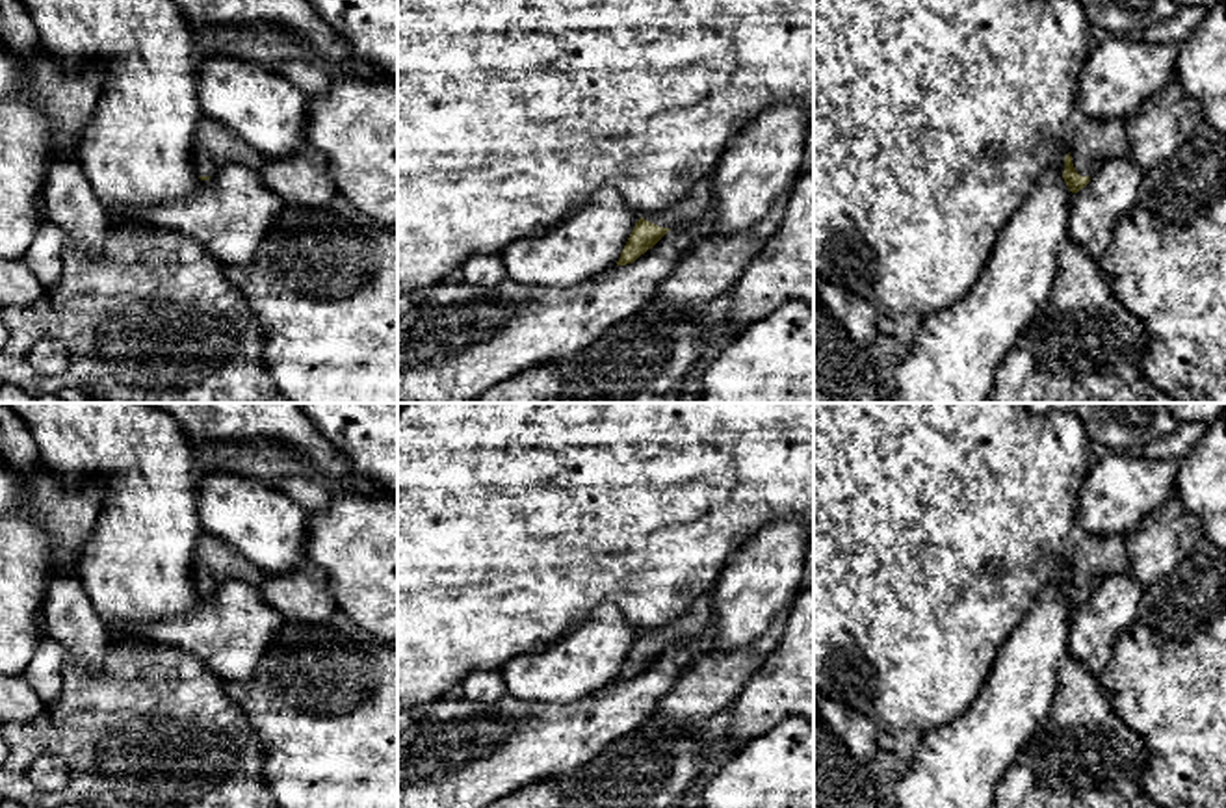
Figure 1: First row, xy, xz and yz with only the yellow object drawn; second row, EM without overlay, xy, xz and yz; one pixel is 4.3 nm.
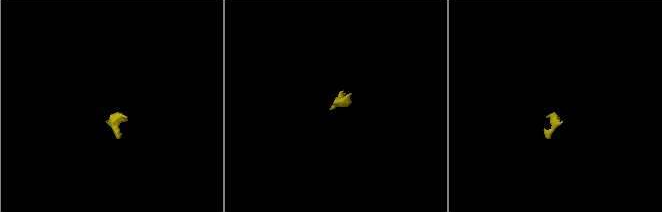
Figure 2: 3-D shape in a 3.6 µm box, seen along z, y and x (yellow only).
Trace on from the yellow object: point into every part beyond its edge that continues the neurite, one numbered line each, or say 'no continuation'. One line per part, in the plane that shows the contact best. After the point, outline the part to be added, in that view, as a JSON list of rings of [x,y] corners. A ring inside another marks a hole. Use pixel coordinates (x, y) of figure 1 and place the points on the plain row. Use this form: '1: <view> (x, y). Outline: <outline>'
1: xz (691, 623). Outline: [[[704,593],[674,622],[648,630],[645,635],[663,645],[685,643],[708,628],[711,620],[711,594]]]
2: yz (1093, 558). Outline: [[[1076,533],[1066,554],[1072,580],[1081,593],[1092,593],[1113,574],[1131,567],[1126,537]]]

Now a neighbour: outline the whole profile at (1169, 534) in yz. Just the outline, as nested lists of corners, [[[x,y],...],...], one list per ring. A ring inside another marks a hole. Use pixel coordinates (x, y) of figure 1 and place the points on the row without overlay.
[[[1172,496],[1126,537],[1131,561],[1128,572],[1146,589],[1185,557],[1196,555],[1202,539],[1202,520]]]

